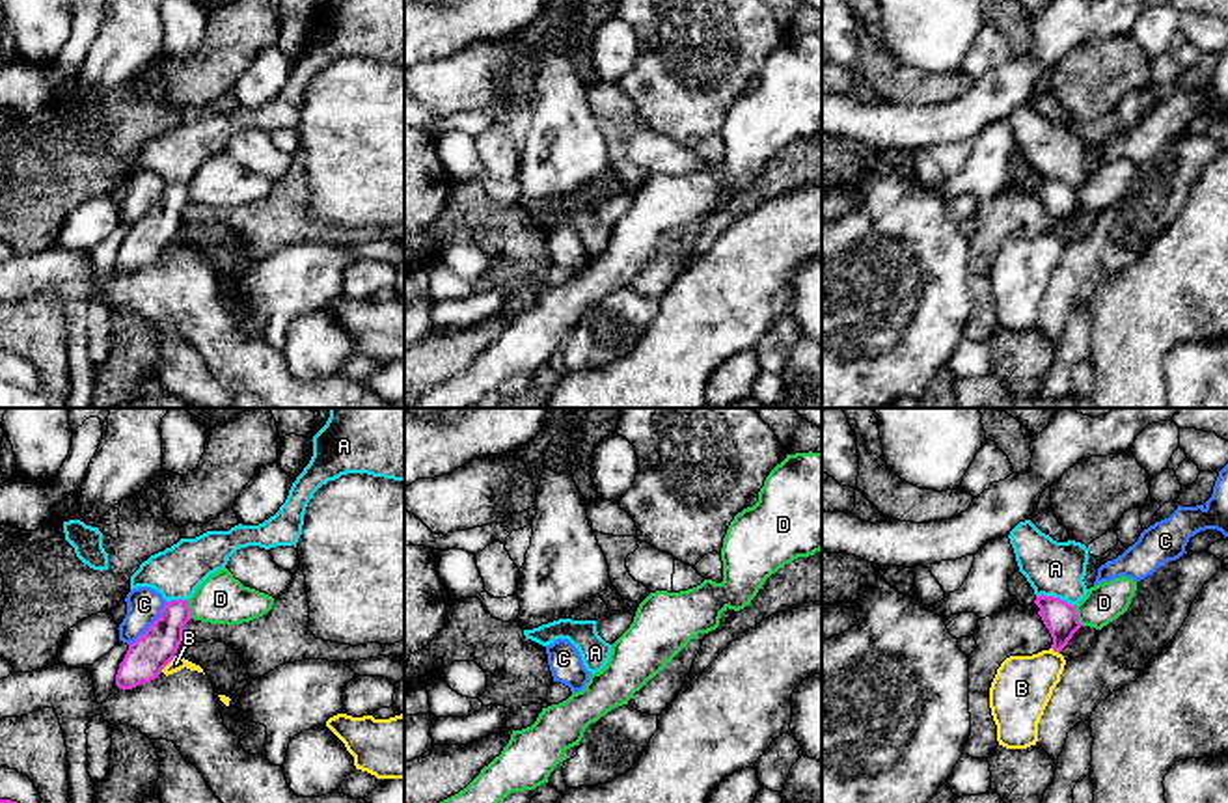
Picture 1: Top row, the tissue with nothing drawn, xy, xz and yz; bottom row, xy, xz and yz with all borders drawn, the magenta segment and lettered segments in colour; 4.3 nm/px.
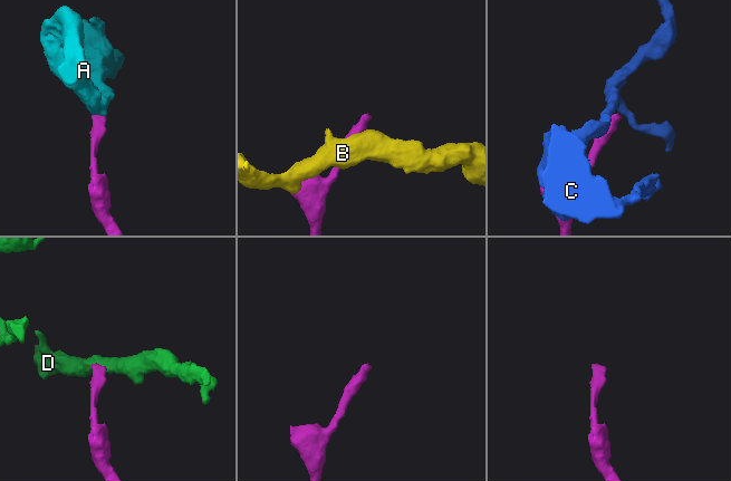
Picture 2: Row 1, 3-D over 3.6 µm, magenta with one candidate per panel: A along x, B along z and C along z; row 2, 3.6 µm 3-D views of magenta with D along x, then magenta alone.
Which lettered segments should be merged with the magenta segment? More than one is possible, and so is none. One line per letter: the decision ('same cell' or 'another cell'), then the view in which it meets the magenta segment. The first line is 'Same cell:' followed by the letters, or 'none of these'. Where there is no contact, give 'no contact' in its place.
Same cell: none of these
A: another cell; contact in yz
B: another cell; contact in xy
C: another cell; contact in xy
D: another cell; contact in yz

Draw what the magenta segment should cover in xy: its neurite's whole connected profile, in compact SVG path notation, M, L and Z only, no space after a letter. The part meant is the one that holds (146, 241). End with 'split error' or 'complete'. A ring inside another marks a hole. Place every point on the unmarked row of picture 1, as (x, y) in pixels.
M188 183L166 184L160 199L129 227L116 257L116 268L119 272L132 272L155 263L175 240L183 224L183 211L188 203Z; complete

